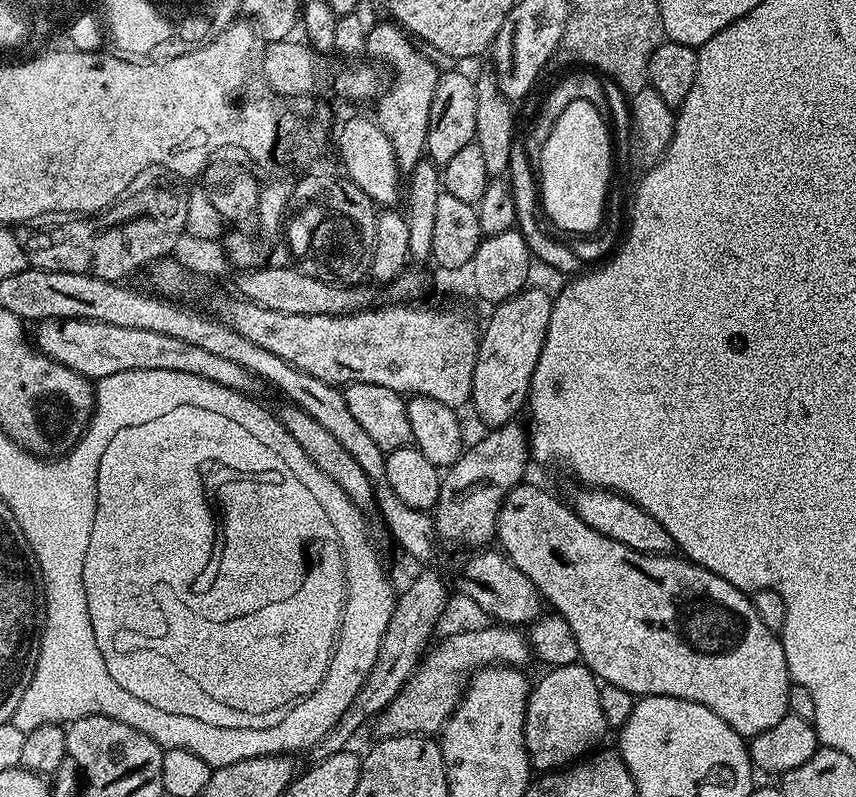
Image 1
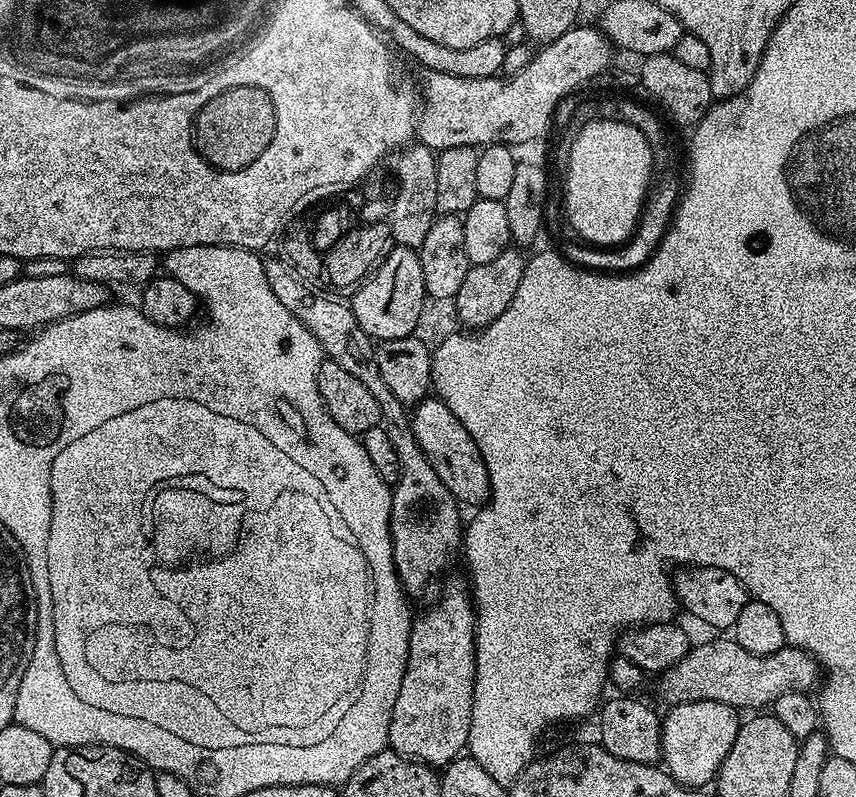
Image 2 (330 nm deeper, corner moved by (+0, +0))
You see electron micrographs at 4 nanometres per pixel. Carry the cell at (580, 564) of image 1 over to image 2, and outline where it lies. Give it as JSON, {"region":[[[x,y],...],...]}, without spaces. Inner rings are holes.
{"region":[[[425,398],[411,409],[410,419],[414,438],[418,438],[418,446],[422,446],[426,458],[430,458],[430,466],[434,466],[438,478],[446,486],[446,490],[450,490],[453,498],[464,506],[487,504],[492,491],[486,462],[478,446],[474,446],[474,438],[470,438],[466,426],[462,426],[462,422],[454,418],[450,406],[446,406],[439,398]]]}

